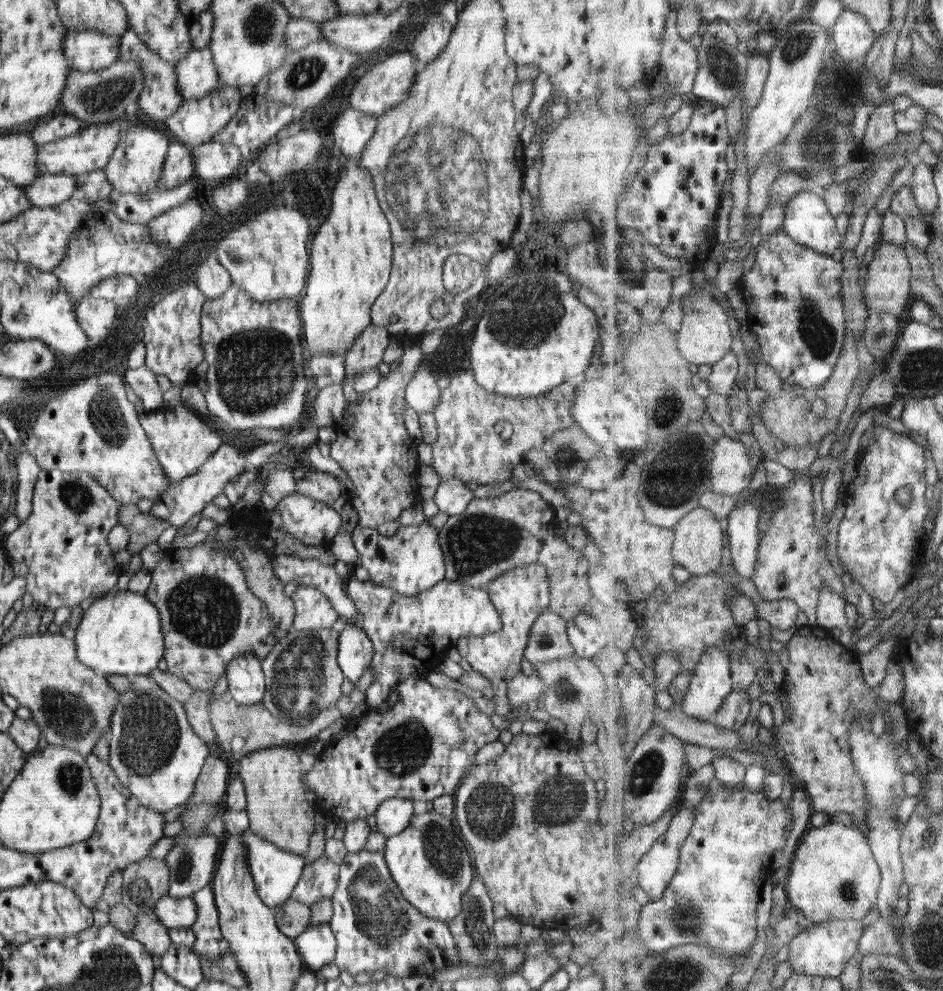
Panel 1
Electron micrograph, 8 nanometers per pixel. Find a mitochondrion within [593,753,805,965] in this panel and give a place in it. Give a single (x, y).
(684, 915)

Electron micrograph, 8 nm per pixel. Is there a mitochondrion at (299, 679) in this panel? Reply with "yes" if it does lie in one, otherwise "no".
yes

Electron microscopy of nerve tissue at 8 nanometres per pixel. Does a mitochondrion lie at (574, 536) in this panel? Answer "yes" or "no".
no

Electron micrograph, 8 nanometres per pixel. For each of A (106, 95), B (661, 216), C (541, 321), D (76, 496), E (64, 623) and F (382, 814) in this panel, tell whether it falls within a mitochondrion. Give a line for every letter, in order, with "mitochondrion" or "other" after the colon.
A: mitochondrion
B: other
C: mitochondrion
D: mitochondrion
E: other
F: other

